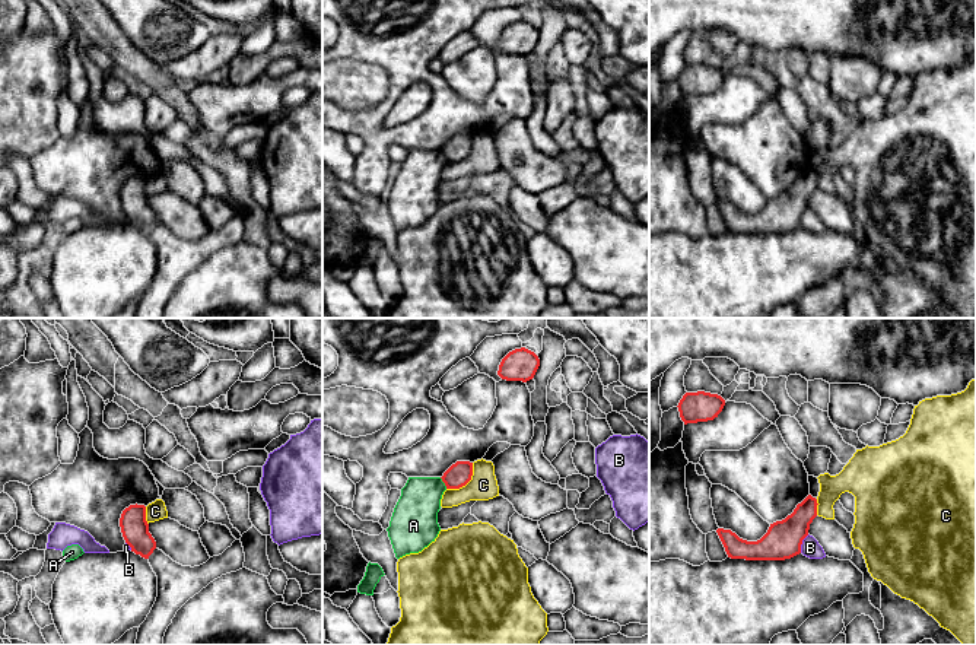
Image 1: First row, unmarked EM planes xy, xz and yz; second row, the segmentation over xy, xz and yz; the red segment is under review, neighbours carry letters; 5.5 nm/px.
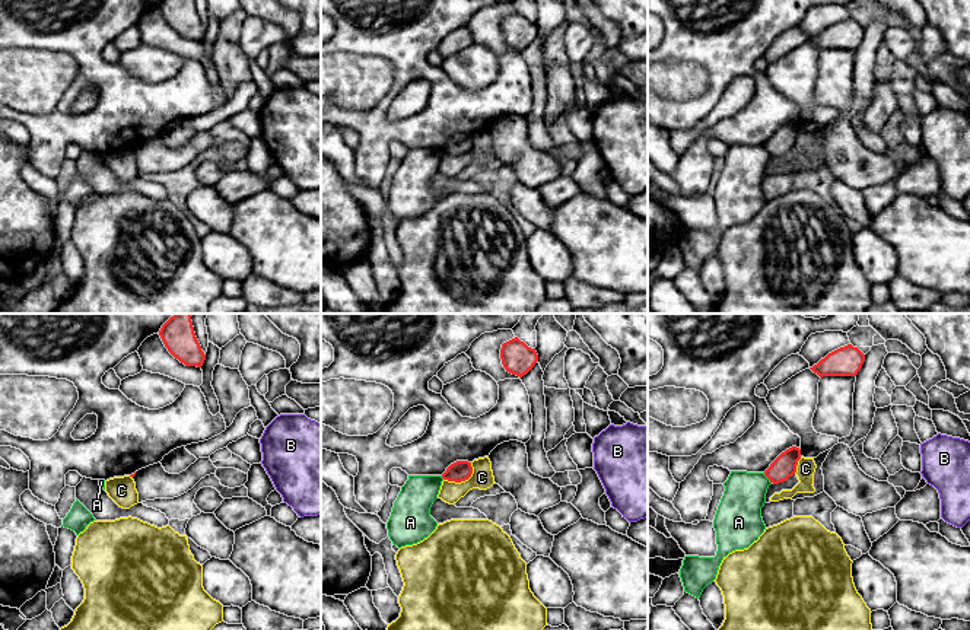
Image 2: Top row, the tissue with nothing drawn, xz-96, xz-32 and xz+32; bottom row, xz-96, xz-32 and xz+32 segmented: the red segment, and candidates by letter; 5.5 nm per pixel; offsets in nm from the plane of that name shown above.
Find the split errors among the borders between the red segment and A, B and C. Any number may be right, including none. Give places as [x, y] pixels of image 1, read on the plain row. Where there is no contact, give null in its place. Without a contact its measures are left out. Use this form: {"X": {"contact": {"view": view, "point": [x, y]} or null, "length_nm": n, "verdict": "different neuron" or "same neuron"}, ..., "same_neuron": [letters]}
{"A": {"contact": {"view": "xz", "point": [444, 155]}, "length_nm": 80, "verdict": "different neuron"}, "B": {"contact": {"view": "yz", "point": [801, 216]}, "length_nm": 120, "verdict": "different neuron"}, "C": {"contact": {"view": "xz", "point": [466, 156]}, "length_nm": 220, "verdict": "different neuron"}, "same_neuron": []}

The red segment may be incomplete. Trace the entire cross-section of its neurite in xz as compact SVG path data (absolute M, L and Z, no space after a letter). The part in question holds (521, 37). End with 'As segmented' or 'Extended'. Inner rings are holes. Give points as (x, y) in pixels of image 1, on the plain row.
M521 20L509 25L502 32L497 48L506 54L527 55L534 51L538 39L538 29L531 23Z. As segmented

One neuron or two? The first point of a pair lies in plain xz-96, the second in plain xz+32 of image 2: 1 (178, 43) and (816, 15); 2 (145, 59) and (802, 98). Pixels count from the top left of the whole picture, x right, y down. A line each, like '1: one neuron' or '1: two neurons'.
1: one neuron
2: one neuron

